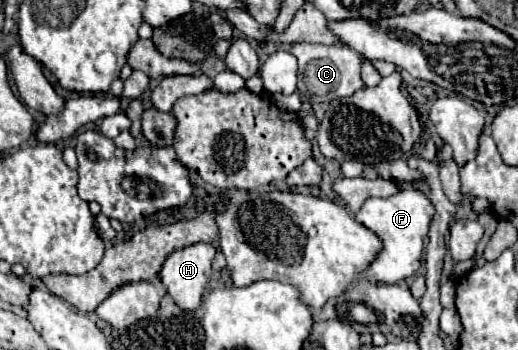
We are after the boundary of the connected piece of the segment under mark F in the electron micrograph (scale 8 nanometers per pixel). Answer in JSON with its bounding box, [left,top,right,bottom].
[356,189,434,283]

